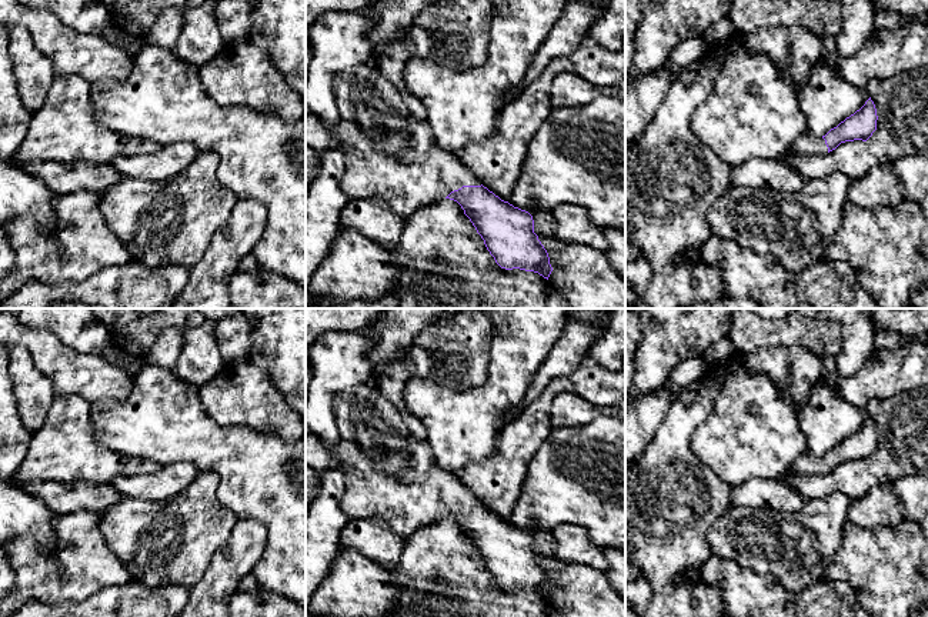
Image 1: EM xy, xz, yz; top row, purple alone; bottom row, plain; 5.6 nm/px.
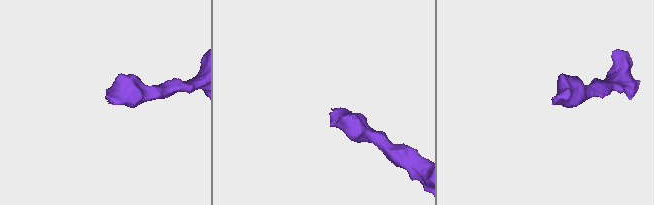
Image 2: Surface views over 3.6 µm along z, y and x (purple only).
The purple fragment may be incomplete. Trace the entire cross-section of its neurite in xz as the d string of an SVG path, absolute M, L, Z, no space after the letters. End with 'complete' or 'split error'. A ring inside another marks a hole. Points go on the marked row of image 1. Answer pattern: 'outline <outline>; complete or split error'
outline M361 63L340 73L334 83L334 97L338 123L333 131L306 106L306 146L318 153L343 150L344 173L340 186L348 200L380 197L404 219L437 200L454 200L501 269L534 271L548 280L553 267L534 233L533 216L501 200L470 173L457 154L441 149L428 123L417 121L410 114L394 84L377 67Z; split error

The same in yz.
outline M869 97L859 110L831 129L825 136L818 137L805 131L790 149L797 156L824 156L835 150L841 143L854 140L867 141L877 130L877 120L877 109Z; split error

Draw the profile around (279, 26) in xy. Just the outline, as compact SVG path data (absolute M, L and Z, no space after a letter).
M248 0L253 9L250 41L263 50L306 106L306 0Z

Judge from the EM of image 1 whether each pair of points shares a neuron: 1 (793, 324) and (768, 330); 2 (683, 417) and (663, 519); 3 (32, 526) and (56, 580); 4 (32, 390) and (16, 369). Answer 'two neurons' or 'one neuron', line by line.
1: one neuron
2: one neuron
3: two neurons
4: one neuron

